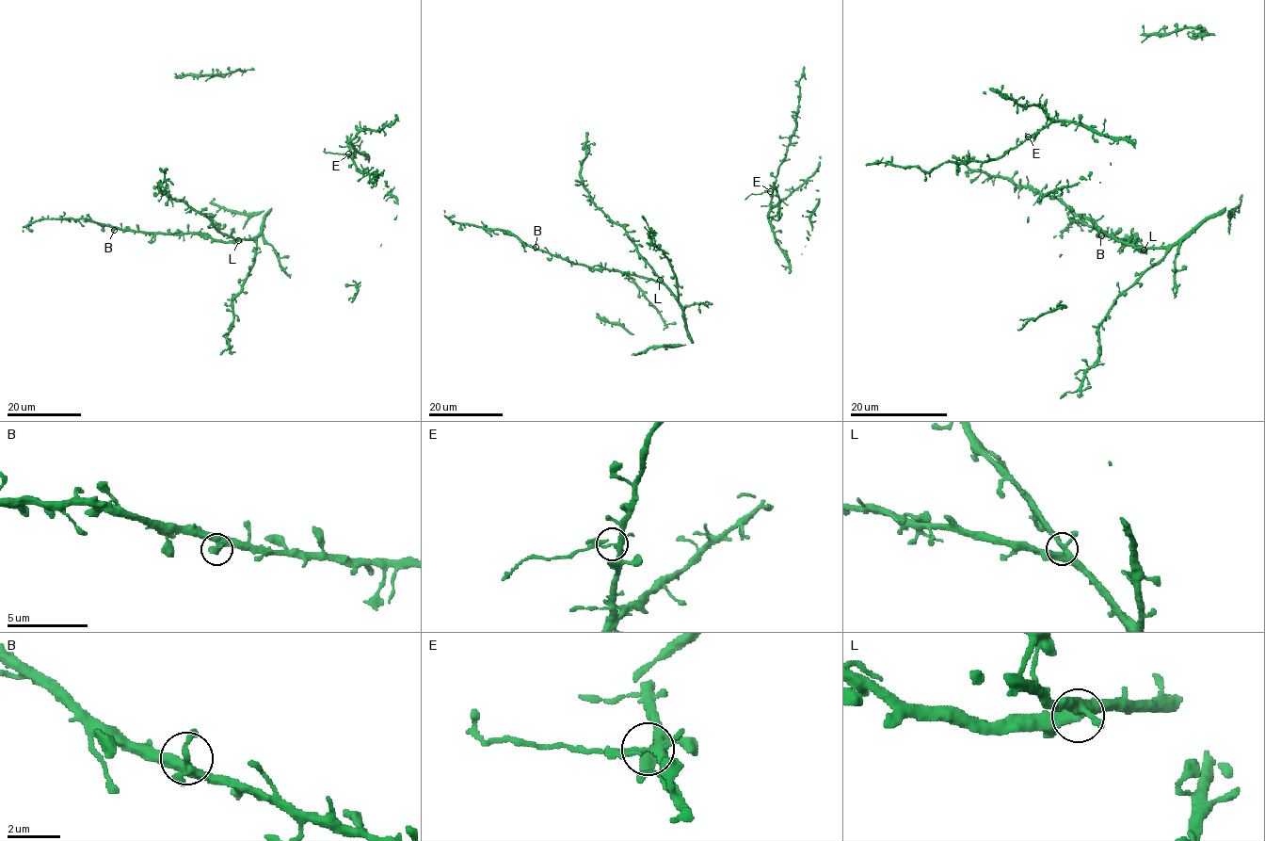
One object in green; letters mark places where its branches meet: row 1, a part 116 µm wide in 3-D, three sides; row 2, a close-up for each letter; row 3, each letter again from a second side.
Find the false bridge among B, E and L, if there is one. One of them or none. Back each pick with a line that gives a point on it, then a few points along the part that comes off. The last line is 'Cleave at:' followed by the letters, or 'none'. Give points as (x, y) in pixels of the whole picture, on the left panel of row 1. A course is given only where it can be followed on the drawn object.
E: place (348, 153); course (349, 153), (327, 153), (324, 148)
Cleave at: E

